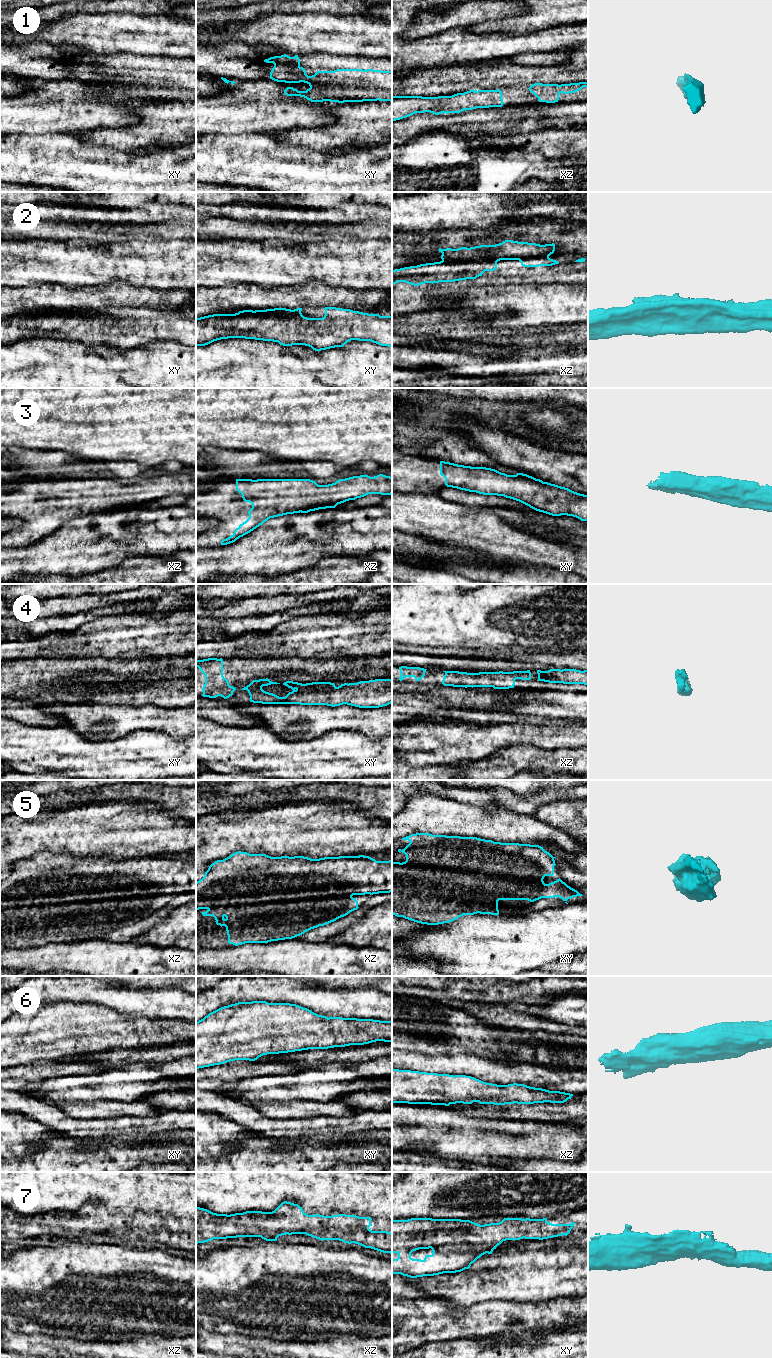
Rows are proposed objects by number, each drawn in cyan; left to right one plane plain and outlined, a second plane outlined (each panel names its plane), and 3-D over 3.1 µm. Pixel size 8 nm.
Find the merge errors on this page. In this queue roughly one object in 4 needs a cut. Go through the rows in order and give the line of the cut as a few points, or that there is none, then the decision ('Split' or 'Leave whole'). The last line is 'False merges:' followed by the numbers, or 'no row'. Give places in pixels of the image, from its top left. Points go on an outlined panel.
1: No split. Leave whole
2: Split along xy (294, 312), (287, 317), (276, 317), (260, 313), (235, 313). Split
3: No split. Leave whole
4: No split. Leave whole
5: No split. Leave whole
6: No split. Leave whole
7: No split. Leave whole
False merges: 2

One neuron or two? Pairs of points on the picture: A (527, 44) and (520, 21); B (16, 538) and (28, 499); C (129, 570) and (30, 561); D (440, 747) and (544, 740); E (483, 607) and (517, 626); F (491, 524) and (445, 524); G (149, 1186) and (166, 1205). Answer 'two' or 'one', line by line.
A: two
B: one
C: two
D: one
E: one
F: one
G: one

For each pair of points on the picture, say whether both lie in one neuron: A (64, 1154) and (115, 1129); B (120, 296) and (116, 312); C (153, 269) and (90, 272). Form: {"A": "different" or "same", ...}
{"A": "different", "B": "different", "C": "same"}

